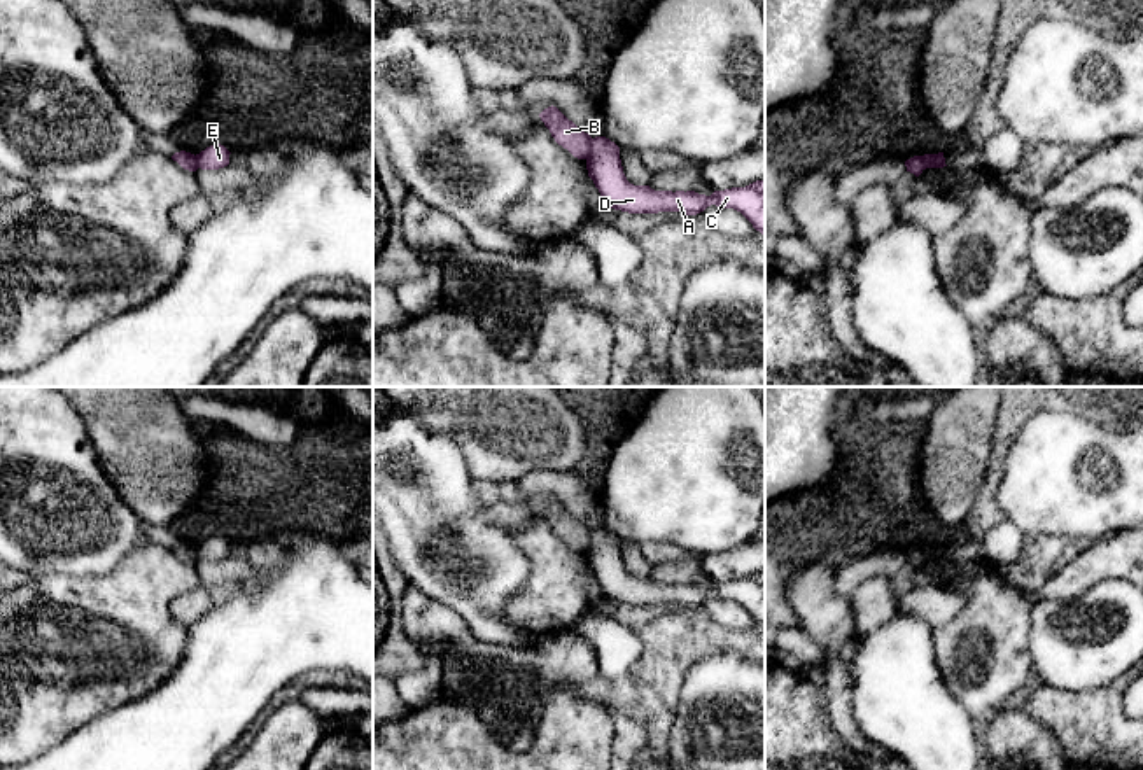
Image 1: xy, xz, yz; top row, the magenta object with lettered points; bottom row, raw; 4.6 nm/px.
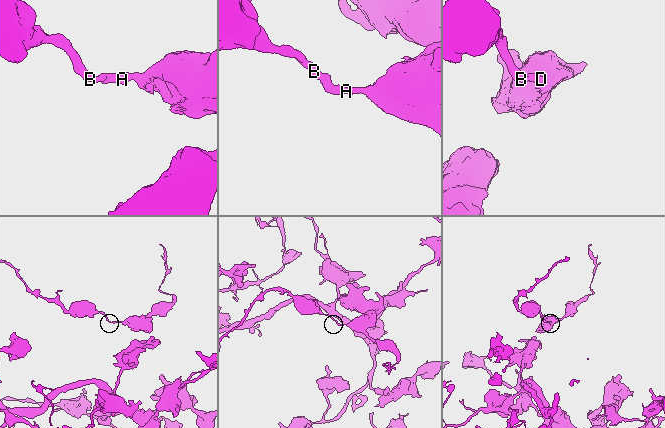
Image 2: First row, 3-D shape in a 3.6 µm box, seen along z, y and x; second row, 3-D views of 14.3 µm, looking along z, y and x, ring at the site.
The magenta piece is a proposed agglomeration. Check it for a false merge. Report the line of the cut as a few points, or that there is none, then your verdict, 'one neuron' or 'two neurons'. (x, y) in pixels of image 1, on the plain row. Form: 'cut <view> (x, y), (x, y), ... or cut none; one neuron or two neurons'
cut xz (592, 531), (592, 539), (585, 550); two neurons

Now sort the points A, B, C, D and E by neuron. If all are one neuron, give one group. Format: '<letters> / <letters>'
A C D E / B

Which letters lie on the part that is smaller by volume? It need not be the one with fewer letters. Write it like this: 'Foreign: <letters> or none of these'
Foreign: A, C, D, E

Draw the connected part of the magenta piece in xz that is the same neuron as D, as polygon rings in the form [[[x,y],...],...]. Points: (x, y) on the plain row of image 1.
[[[606,528],[592,530],[586,550],[588,569],[599,581],[604,597],[628,606],[681,604],[697,607],[707,598],[725,598],[740,604],[756,623],[765,626],[765,576],[756,572],[746,579],[714,583],[711,588],[695,583],[655,583],[627,572],[620,539]]]

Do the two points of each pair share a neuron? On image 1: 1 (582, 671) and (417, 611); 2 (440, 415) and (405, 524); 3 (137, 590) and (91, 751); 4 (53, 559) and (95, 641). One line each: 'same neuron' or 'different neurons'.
1: same neuron
2: different neurons
3: different neurons
4: different neurons

